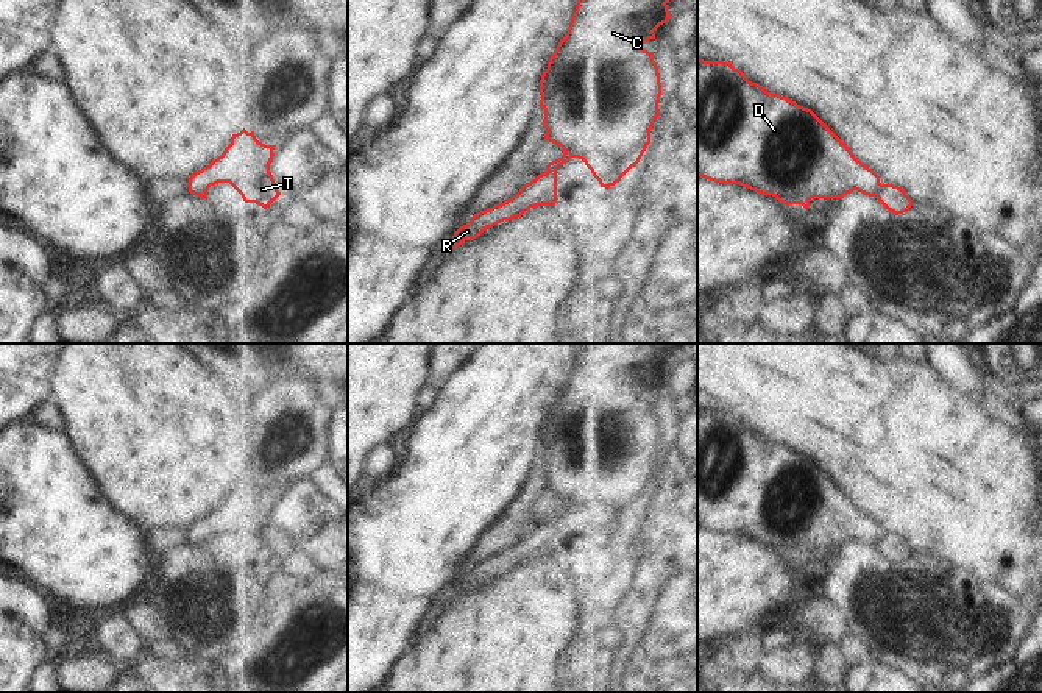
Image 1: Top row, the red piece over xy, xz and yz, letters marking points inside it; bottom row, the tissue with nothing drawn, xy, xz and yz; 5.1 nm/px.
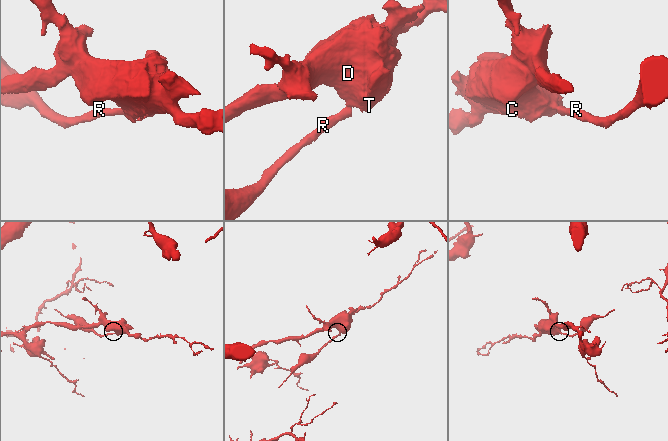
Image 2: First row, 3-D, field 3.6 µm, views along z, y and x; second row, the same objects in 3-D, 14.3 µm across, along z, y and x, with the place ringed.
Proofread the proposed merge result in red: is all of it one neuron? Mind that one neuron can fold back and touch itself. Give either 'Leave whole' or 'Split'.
Split.

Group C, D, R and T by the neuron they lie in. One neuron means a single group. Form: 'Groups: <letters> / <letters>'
Groups: C D T / R.

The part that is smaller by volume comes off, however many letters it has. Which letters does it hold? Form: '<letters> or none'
R

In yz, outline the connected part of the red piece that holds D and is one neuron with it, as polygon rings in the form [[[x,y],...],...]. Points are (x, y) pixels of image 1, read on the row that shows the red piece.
[[[697,58],[697,176],[739,184],[780,203],[802,204],[813,198],[842,198],[858,190],[874,197],[880,176],[858,161],[849,147],[808,108],[769,94],[724,61]]]

